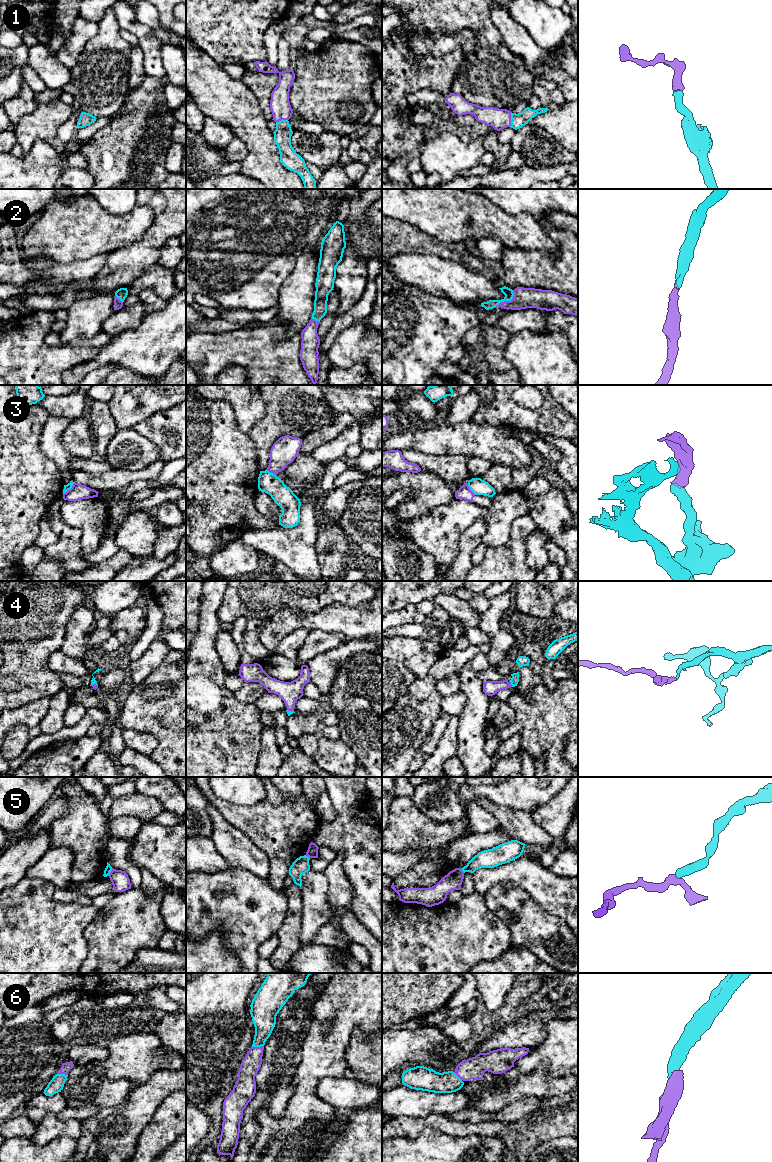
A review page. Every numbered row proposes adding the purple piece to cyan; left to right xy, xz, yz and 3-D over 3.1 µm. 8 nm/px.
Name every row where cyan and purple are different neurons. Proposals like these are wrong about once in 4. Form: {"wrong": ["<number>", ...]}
{"wrong": ["3", "5"]}

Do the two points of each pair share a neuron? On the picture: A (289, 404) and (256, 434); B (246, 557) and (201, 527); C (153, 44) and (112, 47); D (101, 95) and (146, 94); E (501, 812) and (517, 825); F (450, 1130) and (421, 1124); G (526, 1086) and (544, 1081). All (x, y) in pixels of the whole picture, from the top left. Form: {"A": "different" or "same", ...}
{"A": "same", "B": "different", "C": "different", "D": "different", "E": "same", "F": "same", "G": "same"}

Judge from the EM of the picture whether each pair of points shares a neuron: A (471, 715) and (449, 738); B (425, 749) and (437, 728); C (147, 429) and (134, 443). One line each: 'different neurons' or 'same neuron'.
A: different neurons
B: same neuron
C: different neurons

